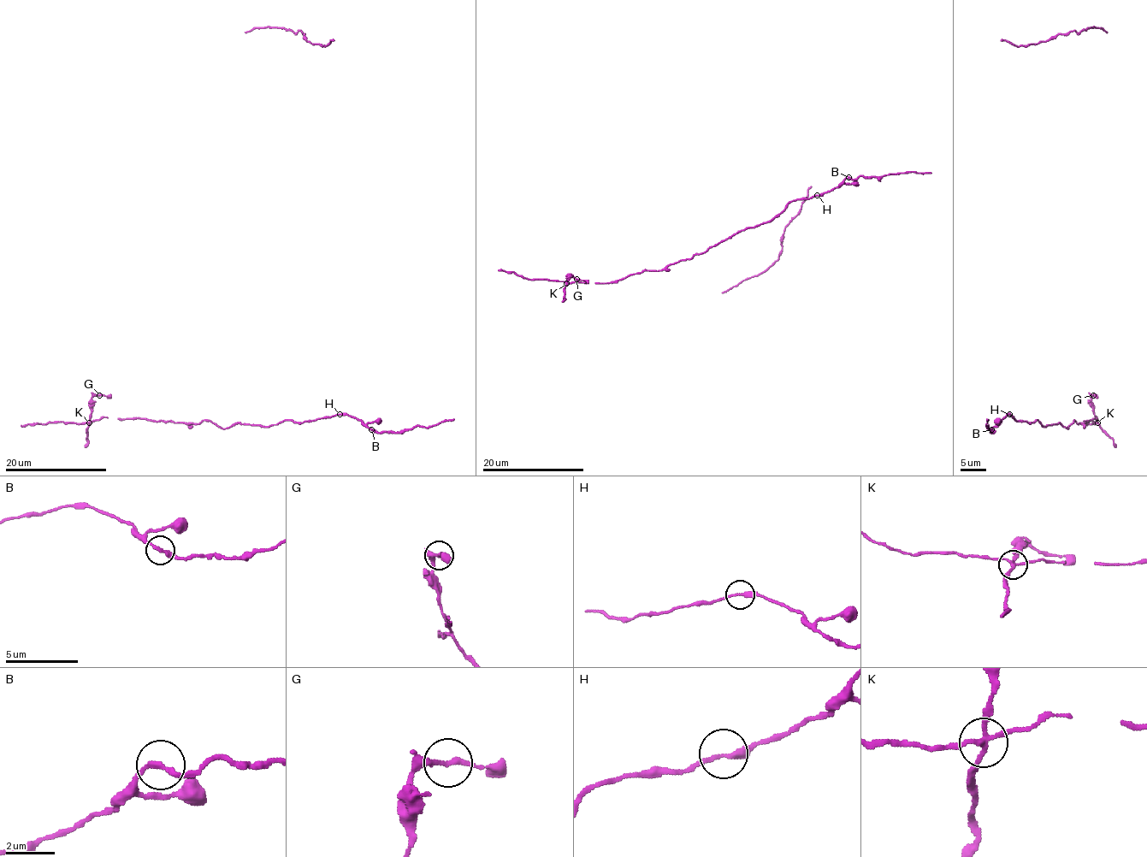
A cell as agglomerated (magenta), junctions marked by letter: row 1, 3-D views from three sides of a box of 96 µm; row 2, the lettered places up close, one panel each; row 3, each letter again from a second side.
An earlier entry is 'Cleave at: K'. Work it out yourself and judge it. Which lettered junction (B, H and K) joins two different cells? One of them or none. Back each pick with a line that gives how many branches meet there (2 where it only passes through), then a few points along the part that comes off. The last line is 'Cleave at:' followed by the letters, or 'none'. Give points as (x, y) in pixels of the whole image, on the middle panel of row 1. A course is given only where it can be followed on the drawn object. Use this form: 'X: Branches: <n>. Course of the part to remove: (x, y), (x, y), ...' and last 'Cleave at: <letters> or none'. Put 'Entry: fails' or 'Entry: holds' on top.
Entry: holds
K: Branches: 4. Course of the part to remove: (566, 283), (569, 276), (588, 281)
Cleave at: K

